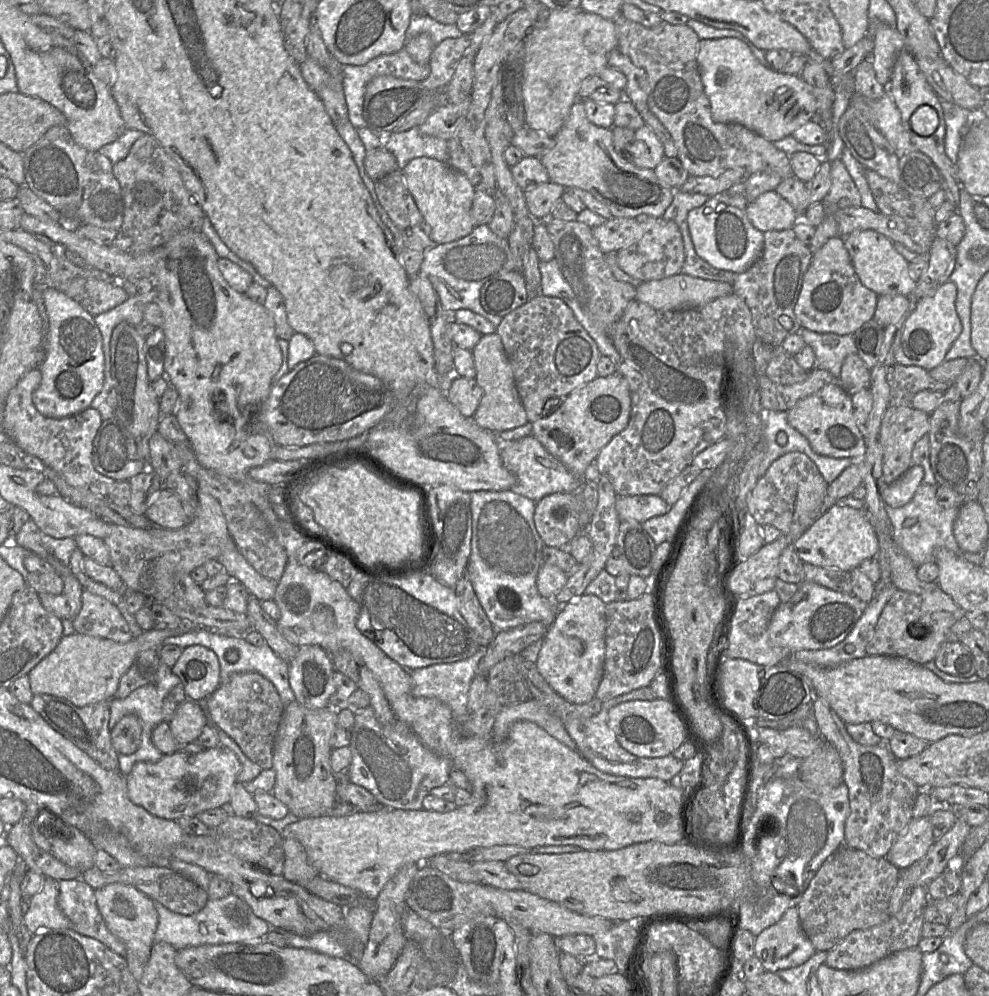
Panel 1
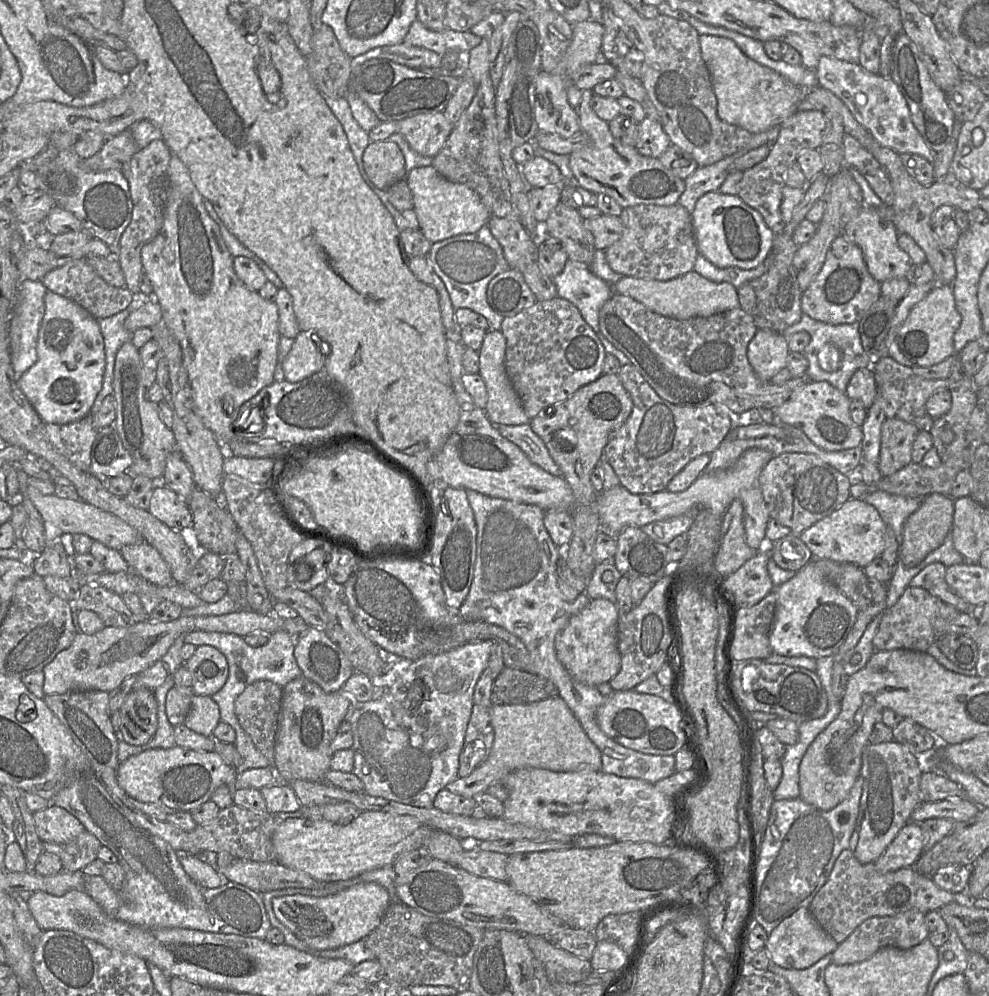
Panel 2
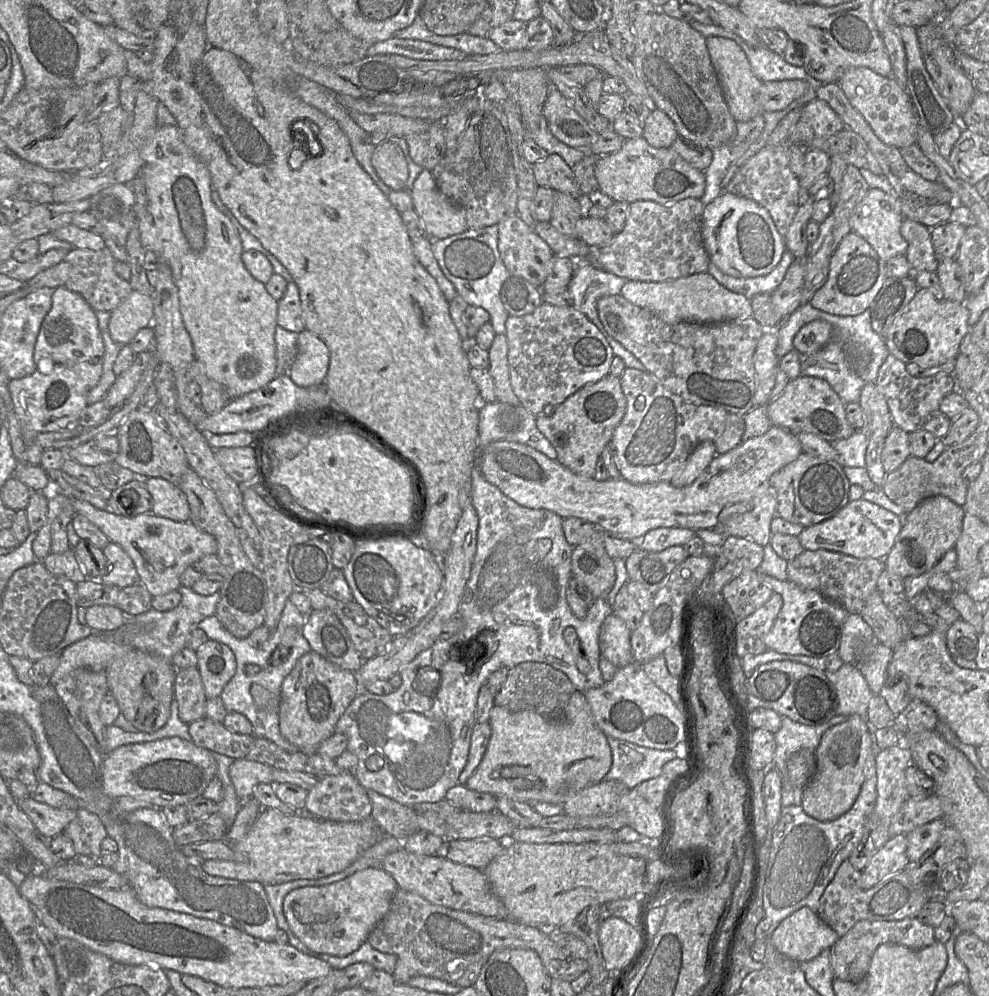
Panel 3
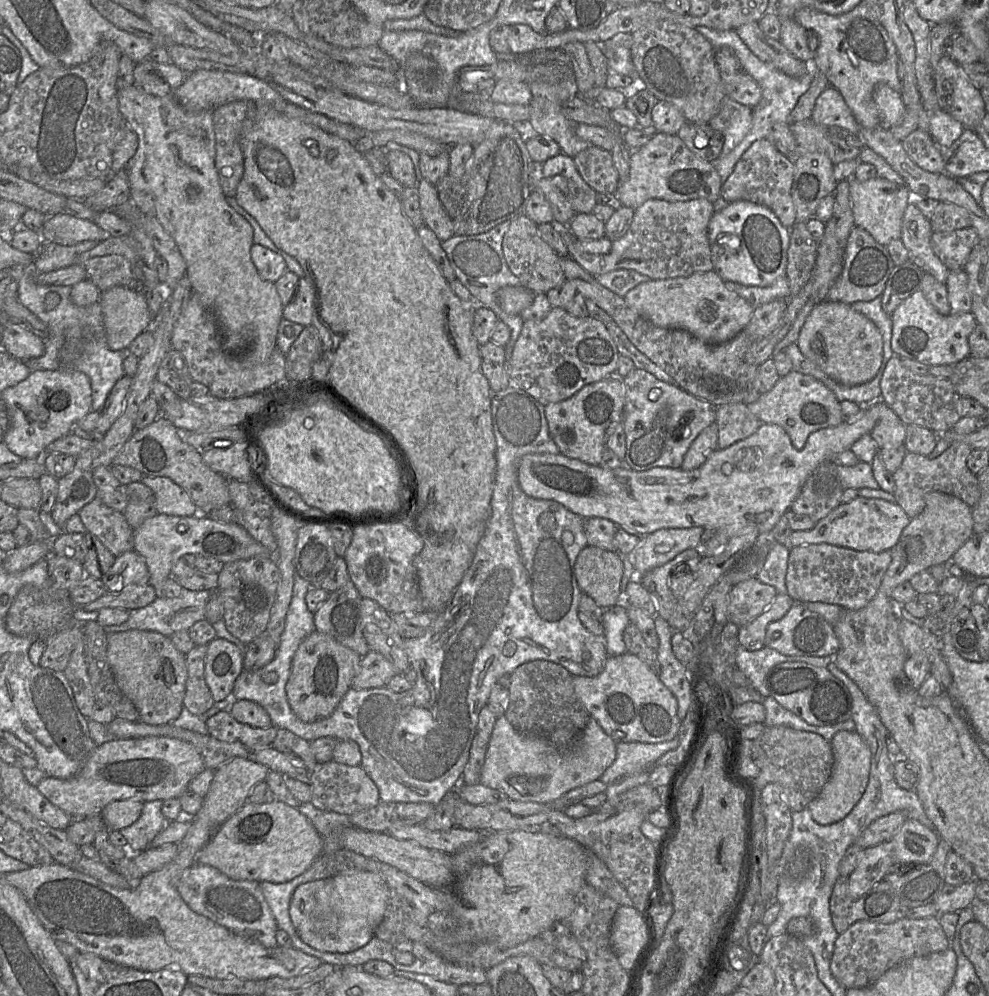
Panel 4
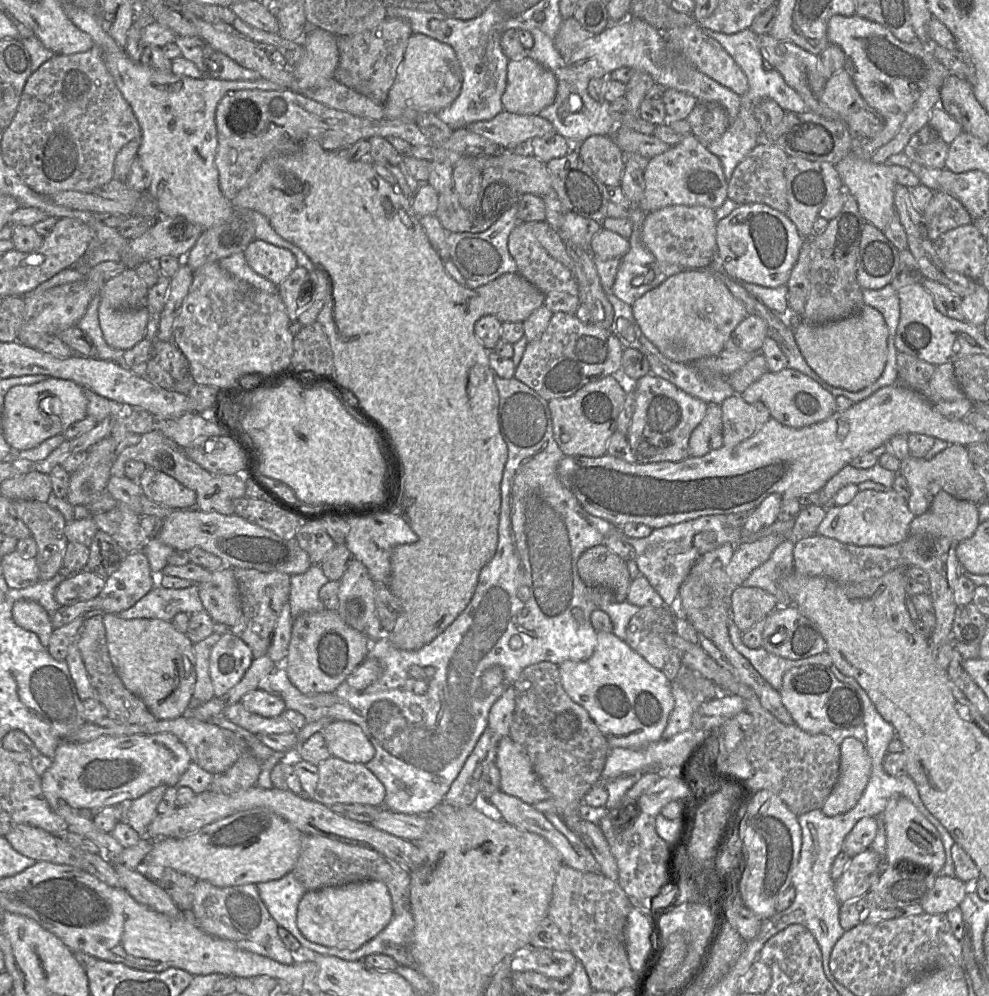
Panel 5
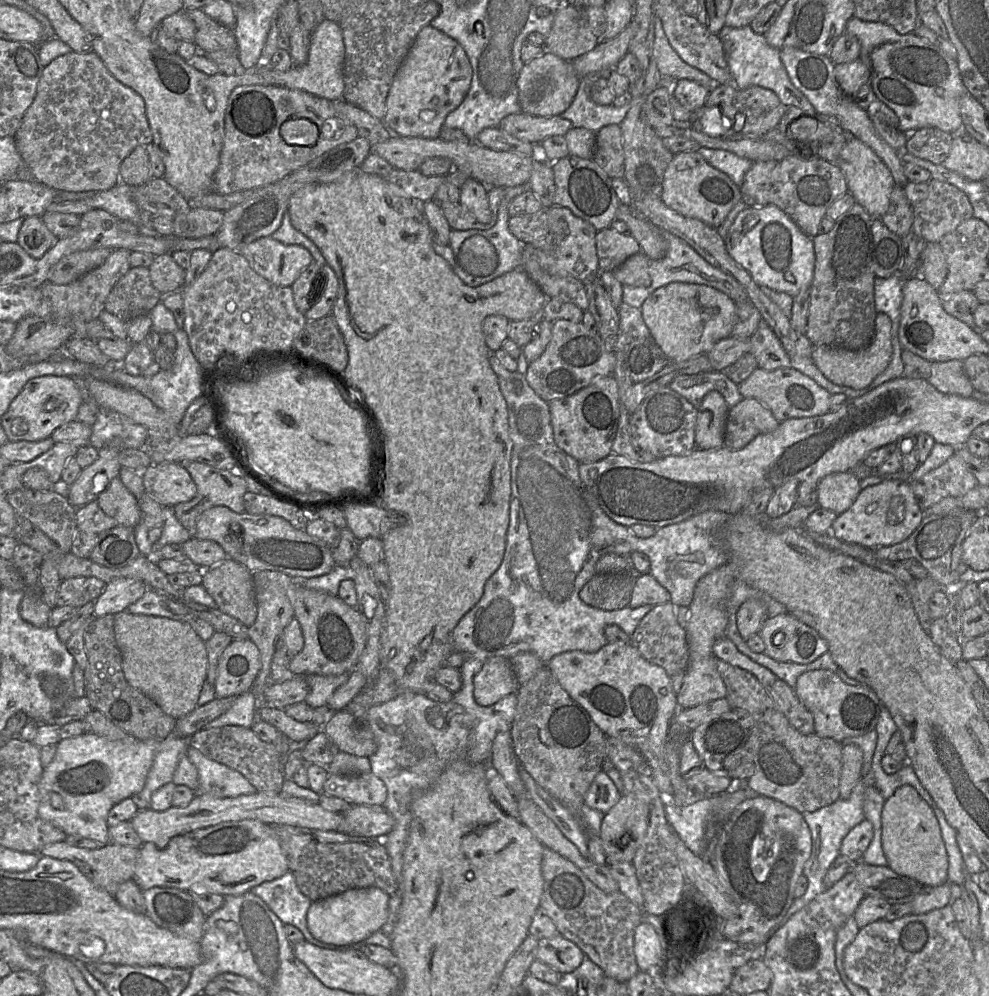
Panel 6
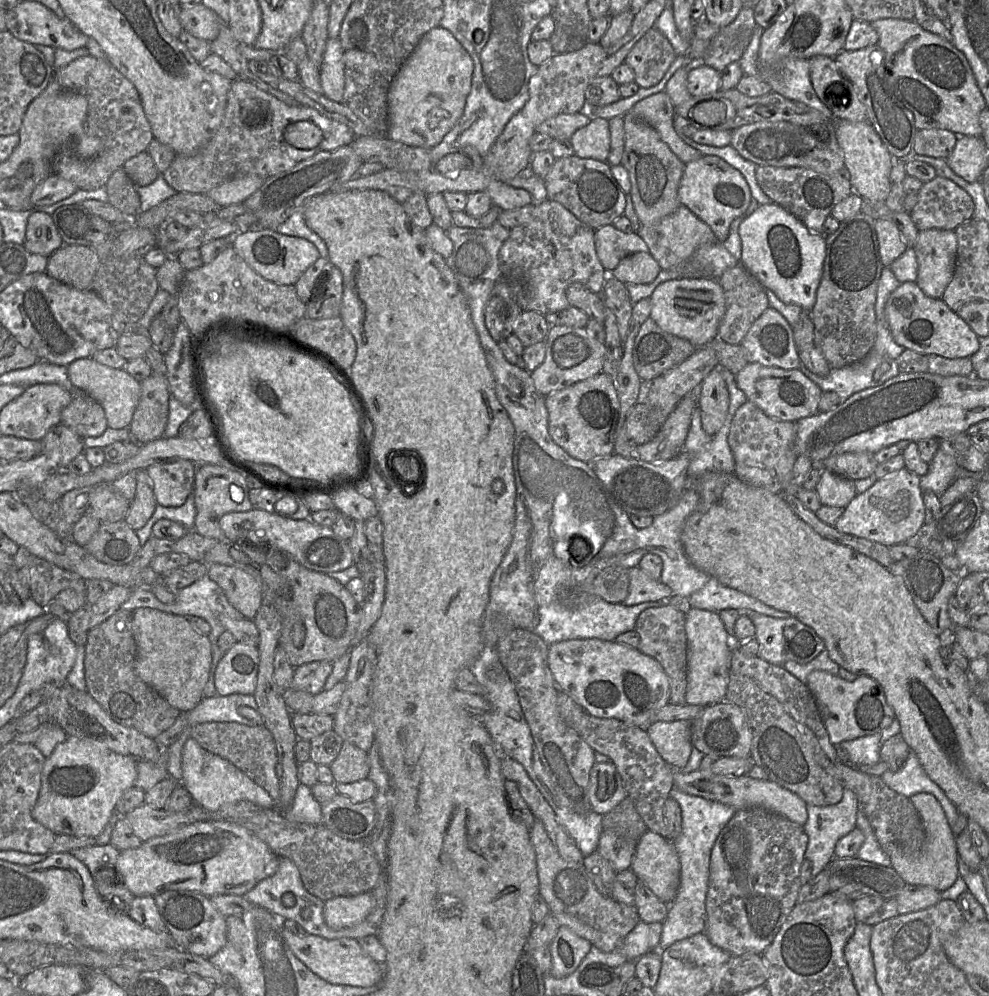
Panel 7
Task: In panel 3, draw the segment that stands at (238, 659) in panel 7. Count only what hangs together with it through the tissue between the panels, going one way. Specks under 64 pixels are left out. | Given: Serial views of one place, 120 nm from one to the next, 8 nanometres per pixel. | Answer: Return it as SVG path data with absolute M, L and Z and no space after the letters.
M208 639L198 648L196 655L206 698L220 697L223 688L236 671L233 651L221 642Z

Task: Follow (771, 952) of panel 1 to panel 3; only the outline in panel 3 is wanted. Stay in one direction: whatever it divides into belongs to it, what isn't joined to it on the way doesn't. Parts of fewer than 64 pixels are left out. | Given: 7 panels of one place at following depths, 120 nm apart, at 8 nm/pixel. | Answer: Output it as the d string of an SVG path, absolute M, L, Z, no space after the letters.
M802 907L785 918L768 941L781 954L805 962L832 948L839 938L817 913L809 907Z

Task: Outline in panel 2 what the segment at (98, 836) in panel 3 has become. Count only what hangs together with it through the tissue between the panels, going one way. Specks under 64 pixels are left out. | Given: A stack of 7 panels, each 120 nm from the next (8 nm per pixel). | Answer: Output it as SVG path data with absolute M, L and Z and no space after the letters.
M87 830L67 844L43 843L43 851L59 856L62 870L70 873L82 871L94 861L100 847L99 840Z

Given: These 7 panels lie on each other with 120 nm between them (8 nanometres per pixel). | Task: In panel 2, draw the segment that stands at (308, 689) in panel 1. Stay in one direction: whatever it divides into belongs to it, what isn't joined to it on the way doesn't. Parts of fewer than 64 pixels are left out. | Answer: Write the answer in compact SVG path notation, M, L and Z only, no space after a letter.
M309 627L299 635L294 657L302 676L319 685L325 693L339 691L355 673L340 647L317 627Z

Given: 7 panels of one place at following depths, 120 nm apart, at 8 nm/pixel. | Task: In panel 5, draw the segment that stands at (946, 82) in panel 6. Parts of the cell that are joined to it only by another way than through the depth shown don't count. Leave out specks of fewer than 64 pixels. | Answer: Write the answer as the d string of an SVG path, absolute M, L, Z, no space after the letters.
M856 14L852 16L832 16L827 24L827 37L829 43L840 46L844 51L844 69L851 75L861 97L884 118L884 127L879 133L873 138L861 138L863 143L858 149L857 156L867 161L871 160L876 151L898 133L908 112L912 109L921 93L929 86L936 86L940 89L943 80L949 72L935 58L929 44L923 44L918 41L911 43L902 42L884 26Z

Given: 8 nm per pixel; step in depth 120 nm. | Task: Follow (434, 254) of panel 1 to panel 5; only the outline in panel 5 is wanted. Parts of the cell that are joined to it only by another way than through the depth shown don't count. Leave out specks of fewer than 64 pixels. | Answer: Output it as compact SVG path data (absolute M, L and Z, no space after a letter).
M514 204L484 232L447 233L446 242L450 249L450 259L455 263L461 275L465 278L467 288L475 289L488 284L505 273L517 272L516 262L508 250L509 234L519 222L517 211L518 204Z

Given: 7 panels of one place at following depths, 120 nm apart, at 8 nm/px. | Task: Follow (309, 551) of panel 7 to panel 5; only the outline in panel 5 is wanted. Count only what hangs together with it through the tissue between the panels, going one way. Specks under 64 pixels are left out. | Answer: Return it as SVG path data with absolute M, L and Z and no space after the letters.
M196 508L177 509L162 520L157 538L175 550L189 551L200 547L221 558L231 568L256 569L261 572L278 571L289 575L302 574L313 564L297 541L285 540L274 532L244 518L218 512L203 512Z

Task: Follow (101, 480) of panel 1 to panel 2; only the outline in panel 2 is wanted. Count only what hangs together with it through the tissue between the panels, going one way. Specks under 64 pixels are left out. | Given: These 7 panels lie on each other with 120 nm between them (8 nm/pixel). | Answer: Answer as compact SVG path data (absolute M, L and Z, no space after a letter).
M90 414L67 424L45 423L45 429L49 440L62 455L81 471L90 472L92 444L100 430L93 426Z

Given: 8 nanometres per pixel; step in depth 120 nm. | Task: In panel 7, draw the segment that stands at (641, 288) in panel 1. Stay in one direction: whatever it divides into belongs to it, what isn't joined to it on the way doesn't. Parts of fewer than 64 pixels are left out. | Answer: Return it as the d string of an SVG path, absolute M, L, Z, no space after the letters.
M680 278L657 286L650 297L652 319L663 331L688 340L697 348L718 338L719 324L725 314L725 296L718 279Z

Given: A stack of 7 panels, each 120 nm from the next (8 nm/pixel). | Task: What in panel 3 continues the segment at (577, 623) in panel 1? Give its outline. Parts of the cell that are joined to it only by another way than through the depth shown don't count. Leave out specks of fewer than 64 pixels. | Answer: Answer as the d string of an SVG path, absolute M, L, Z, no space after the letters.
M611 612L604 620L599 633L600 656L617 668L632 662L630 629L626 622Z

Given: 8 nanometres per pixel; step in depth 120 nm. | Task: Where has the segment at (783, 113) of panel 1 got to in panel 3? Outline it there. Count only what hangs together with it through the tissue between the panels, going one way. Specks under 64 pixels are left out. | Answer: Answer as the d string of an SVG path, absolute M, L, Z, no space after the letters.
M720 36L706 37L706 46L730 114L735 121L748 121L757 114L763 114L758 104L758 91L763 81L753 73L742 48L734 40Z

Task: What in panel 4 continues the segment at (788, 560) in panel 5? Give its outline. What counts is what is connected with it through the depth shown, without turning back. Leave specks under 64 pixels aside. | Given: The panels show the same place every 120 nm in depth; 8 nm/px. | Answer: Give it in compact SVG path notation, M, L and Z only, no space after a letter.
M774 541L762 570L756 576L760 582L773 586L778 594L788 594L786 574L789 555L789 548Z

